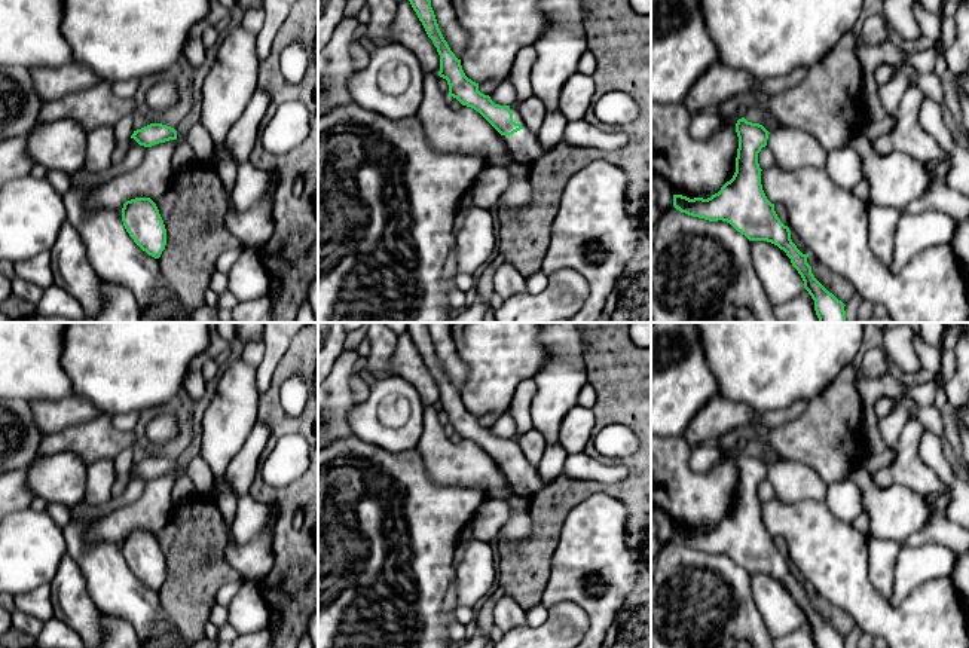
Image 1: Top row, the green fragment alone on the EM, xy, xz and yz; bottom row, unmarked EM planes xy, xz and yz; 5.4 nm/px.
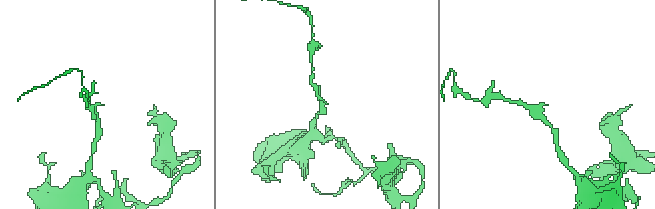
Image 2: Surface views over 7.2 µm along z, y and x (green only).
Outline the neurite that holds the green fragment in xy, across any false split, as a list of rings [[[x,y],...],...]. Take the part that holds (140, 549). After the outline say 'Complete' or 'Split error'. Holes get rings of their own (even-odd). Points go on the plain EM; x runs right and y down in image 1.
[[[150,531],[126,534],[122,554],[134,575],[149,589],[159,592],[166,578],[166,562],[156,537]]]. Complete

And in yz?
[[[745,450],[737,453],[736,465],[739,482],[733,511],[707,532],[673,528],[673,540],[693,550],[727,554],[749,574],[777,578],[801,608],[804,621],[814,633],[816,648],[846,648],[846,638],[814,611],[807,596],[808,587],[803,587],[792,575],[789,560],[780,554],[774,537],[762,523],[758,486],[767,479],[770,465]]]. Complete

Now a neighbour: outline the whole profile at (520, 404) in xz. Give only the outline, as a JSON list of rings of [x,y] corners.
[[[534,378],[522,380],[514,391],[514,397],[510,406],[510,413],[513,415],[514,422],[516,422],[517,438],[534,428],[531,404],[535,397],[535,392],[537,392],[537,383]]]

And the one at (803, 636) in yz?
[[[804,621],[795,632],[776,638],[773,642],[774,648],[816,648],[814,633]]]

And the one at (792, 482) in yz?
[[[777,459],[768,467],[767,480],[771,483],[774,496],[783,502],[803,499],[825,501],[826,483],[808,465],[797,461]]]

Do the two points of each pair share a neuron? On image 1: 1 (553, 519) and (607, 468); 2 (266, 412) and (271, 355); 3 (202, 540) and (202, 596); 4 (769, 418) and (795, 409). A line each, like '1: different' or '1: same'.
1: different
2: different
3: same
4: same

